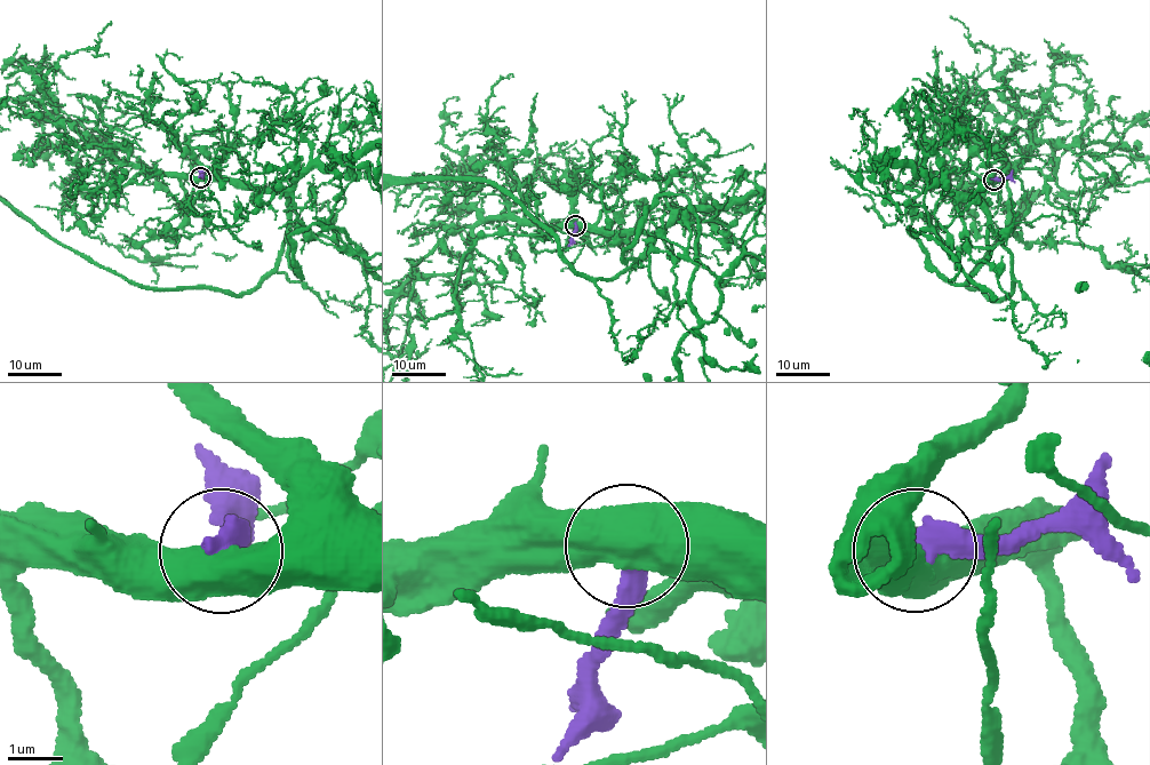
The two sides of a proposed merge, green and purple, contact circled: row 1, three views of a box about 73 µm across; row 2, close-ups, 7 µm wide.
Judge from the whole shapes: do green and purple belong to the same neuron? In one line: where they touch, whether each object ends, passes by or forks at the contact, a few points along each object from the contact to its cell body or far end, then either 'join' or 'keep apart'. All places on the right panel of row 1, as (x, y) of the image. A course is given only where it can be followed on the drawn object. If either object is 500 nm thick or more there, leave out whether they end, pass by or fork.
place (993, 180); course green (993, 180), (966, 194), (1011, 254), (1015, 283), (991, 300), (969, 281), (1057, 142), (1070, 138); course purple (993, 180), (1003, 180), (1012, 169); keep apart

